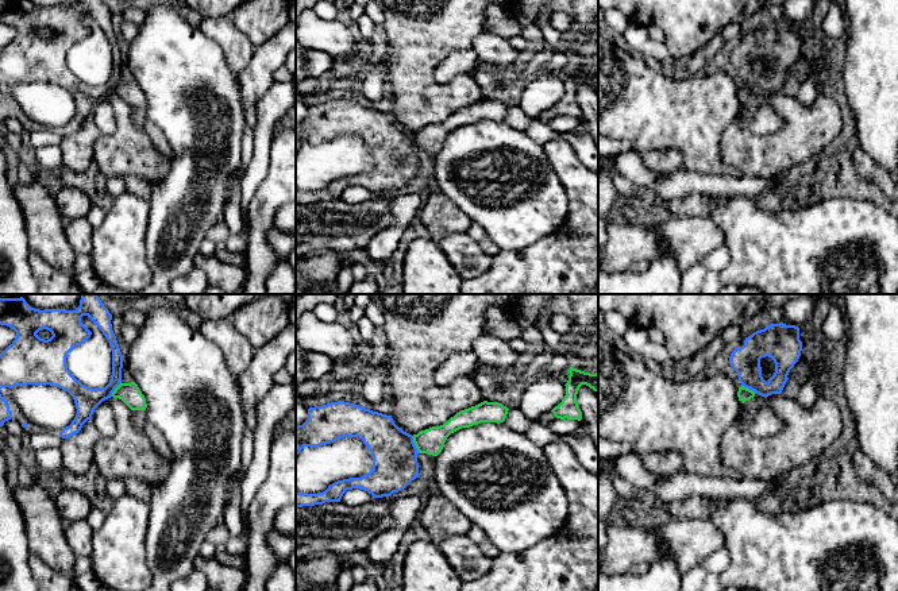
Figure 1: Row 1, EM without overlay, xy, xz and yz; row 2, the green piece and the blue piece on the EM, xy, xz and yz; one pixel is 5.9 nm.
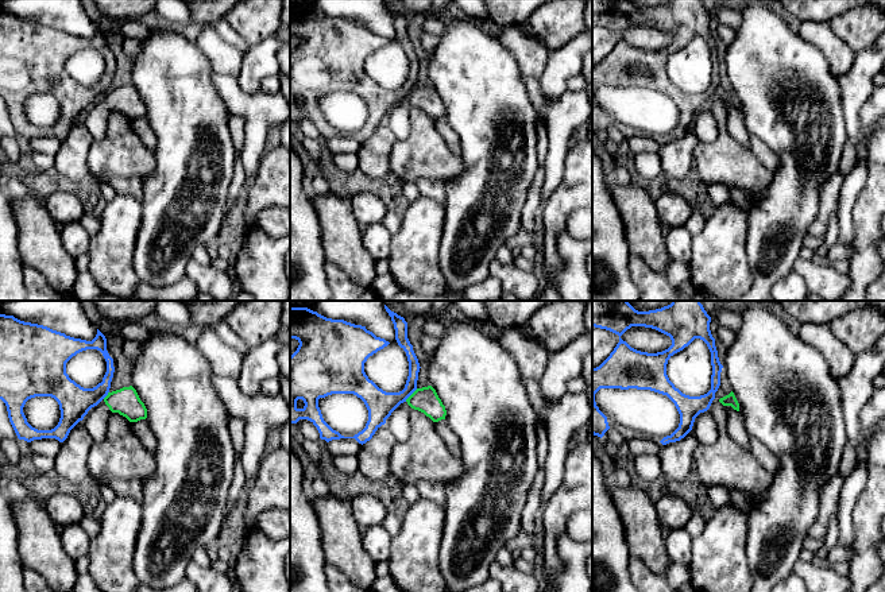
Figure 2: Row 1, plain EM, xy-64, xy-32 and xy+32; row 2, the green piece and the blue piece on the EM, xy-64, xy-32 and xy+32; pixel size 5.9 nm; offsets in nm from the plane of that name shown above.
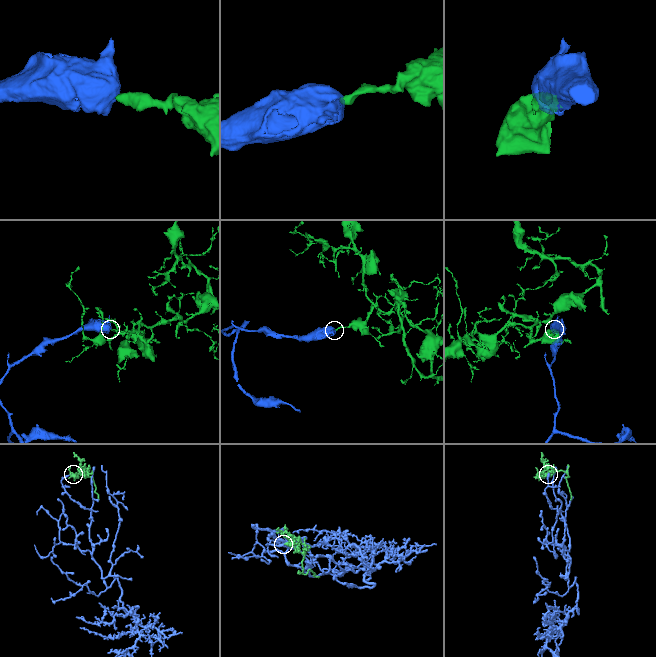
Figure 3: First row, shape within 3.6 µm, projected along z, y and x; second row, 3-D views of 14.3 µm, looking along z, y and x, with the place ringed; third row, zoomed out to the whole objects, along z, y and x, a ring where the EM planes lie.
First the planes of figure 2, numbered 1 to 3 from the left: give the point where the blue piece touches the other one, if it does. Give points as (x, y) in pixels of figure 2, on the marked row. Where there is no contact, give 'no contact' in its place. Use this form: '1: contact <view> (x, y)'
1: contact xy-64 (107, 395)
2: contact xy-32 (410, 395)
3: no contact

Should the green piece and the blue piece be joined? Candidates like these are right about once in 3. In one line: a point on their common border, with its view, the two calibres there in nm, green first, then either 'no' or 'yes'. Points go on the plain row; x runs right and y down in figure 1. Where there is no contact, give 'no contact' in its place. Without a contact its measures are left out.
xz (415, 142) | 160/280 nm | no

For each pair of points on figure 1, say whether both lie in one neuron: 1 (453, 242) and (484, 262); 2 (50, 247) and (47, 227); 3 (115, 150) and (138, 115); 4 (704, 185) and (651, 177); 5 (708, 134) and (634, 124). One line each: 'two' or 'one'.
1: one
2: one
3: two
4: one
5: one

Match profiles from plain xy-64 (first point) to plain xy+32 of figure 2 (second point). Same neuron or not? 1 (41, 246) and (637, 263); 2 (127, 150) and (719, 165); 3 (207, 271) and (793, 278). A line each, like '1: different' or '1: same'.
1: different
2: same
3: different

